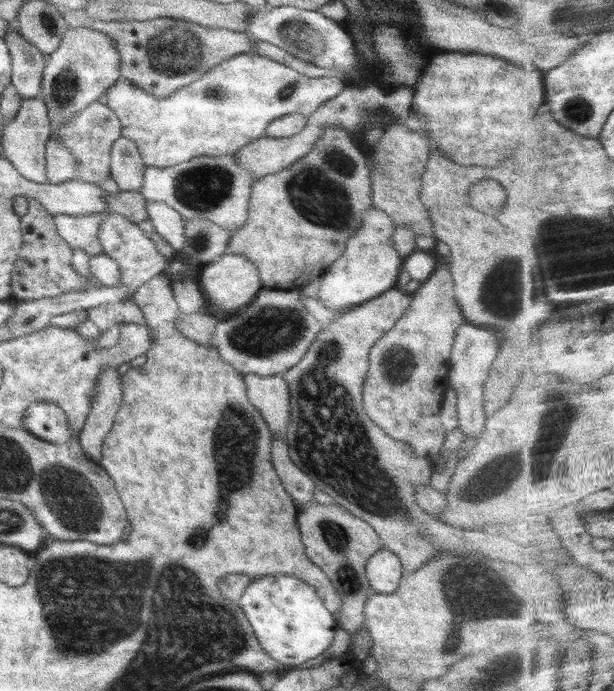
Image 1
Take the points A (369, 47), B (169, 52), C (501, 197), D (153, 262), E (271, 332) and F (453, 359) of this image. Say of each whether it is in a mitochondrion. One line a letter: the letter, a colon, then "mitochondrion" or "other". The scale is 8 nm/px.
A: other
B: mitochondrion
C: other
D: other
E: mitochondrion
F: other

